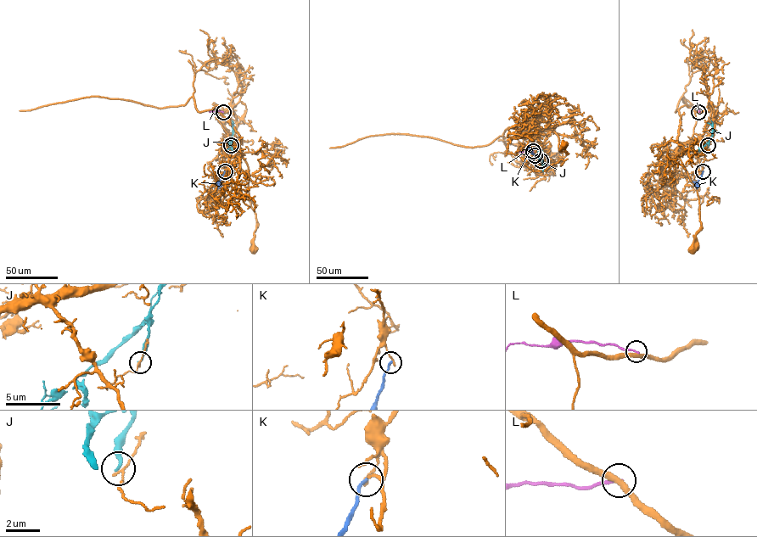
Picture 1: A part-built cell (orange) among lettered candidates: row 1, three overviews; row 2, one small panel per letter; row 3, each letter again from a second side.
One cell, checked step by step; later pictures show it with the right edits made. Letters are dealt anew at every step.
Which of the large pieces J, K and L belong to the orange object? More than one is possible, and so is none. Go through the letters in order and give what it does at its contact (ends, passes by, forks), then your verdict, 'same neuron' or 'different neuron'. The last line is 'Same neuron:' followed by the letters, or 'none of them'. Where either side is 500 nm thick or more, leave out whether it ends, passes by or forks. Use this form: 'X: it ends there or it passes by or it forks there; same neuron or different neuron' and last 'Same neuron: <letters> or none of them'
J: it ends there; different neuron
K: it ends there; different neuron
L: it ends there; different neuron
Same neuron: none of them

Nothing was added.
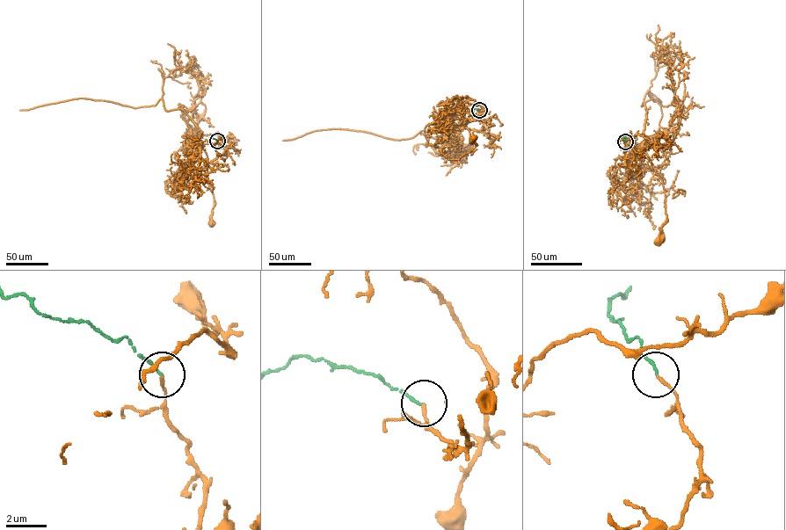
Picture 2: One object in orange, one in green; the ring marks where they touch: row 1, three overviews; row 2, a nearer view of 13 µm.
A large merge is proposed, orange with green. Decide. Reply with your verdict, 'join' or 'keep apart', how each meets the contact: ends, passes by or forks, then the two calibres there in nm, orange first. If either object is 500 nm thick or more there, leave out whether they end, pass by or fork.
join | orange ends | green ends | 130/90 nm

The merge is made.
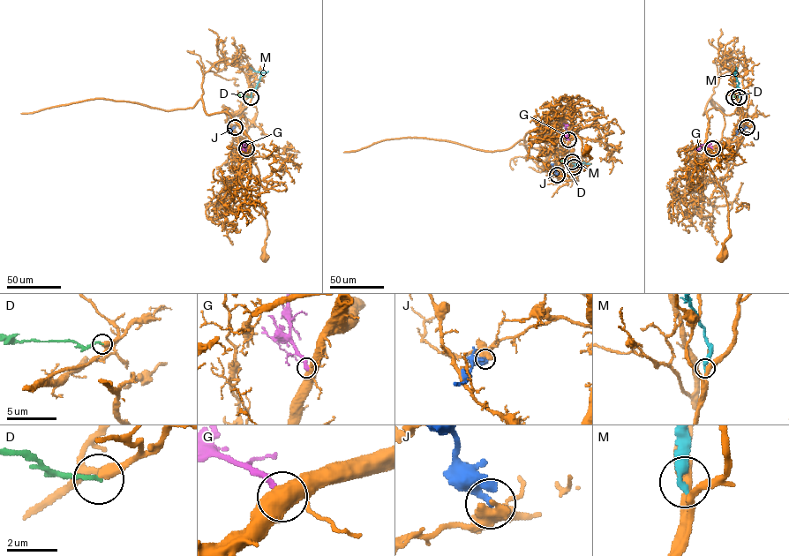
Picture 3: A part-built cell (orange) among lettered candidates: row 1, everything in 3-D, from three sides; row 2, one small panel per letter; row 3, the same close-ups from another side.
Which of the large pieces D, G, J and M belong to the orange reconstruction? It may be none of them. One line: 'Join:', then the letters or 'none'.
Join: D

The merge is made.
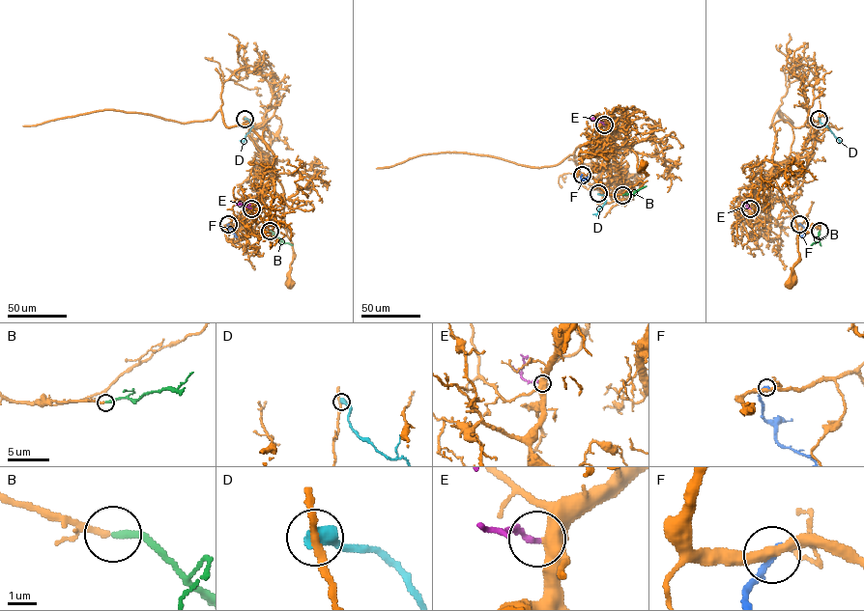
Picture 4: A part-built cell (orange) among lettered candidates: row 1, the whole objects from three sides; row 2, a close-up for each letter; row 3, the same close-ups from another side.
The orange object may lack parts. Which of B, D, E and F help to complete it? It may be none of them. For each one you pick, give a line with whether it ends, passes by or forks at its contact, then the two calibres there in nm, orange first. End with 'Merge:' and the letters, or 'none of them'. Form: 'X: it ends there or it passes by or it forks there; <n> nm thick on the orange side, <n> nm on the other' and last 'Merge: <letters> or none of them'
B: it ends there; 150 nm thick on the orange side, 240 nm on the other
E: it ends there; 550 nm thick on the orange side, 170 nm on the other
Merge: B, E

